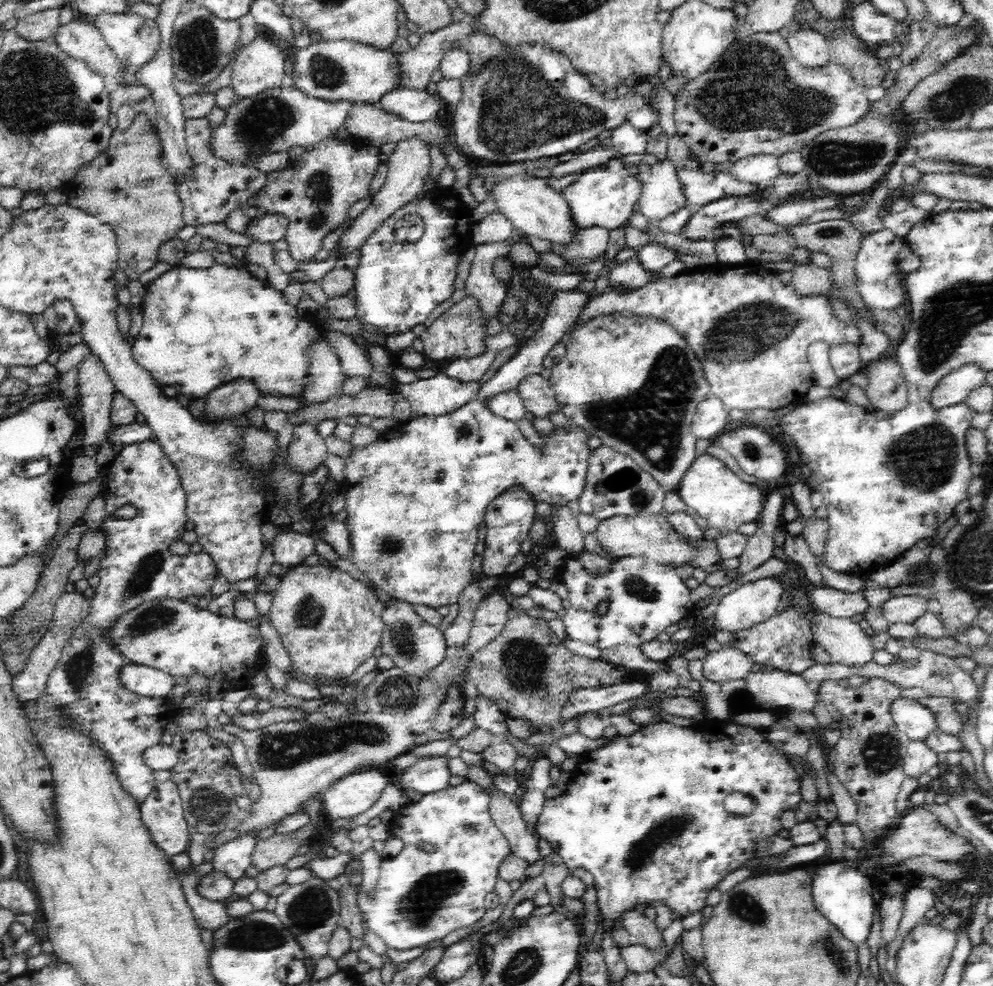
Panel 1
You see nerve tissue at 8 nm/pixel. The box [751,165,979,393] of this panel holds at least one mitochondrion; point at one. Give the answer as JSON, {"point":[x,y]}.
{"point":[829,233]}

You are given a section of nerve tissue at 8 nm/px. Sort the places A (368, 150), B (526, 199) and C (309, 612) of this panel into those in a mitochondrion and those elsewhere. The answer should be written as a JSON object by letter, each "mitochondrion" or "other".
{"A":"other","B":"other","C":"mitochondrion"}

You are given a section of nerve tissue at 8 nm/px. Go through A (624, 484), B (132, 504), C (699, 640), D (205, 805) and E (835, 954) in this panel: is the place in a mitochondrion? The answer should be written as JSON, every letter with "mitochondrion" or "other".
{"A":"mitochondrion","B":"other","C":"other","D":"mitochondrion","E":"mitochondrion"}

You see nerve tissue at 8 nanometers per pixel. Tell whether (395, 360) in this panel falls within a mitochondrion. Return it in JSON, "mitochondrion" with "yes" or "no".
{"mitochondrion":"no"}

